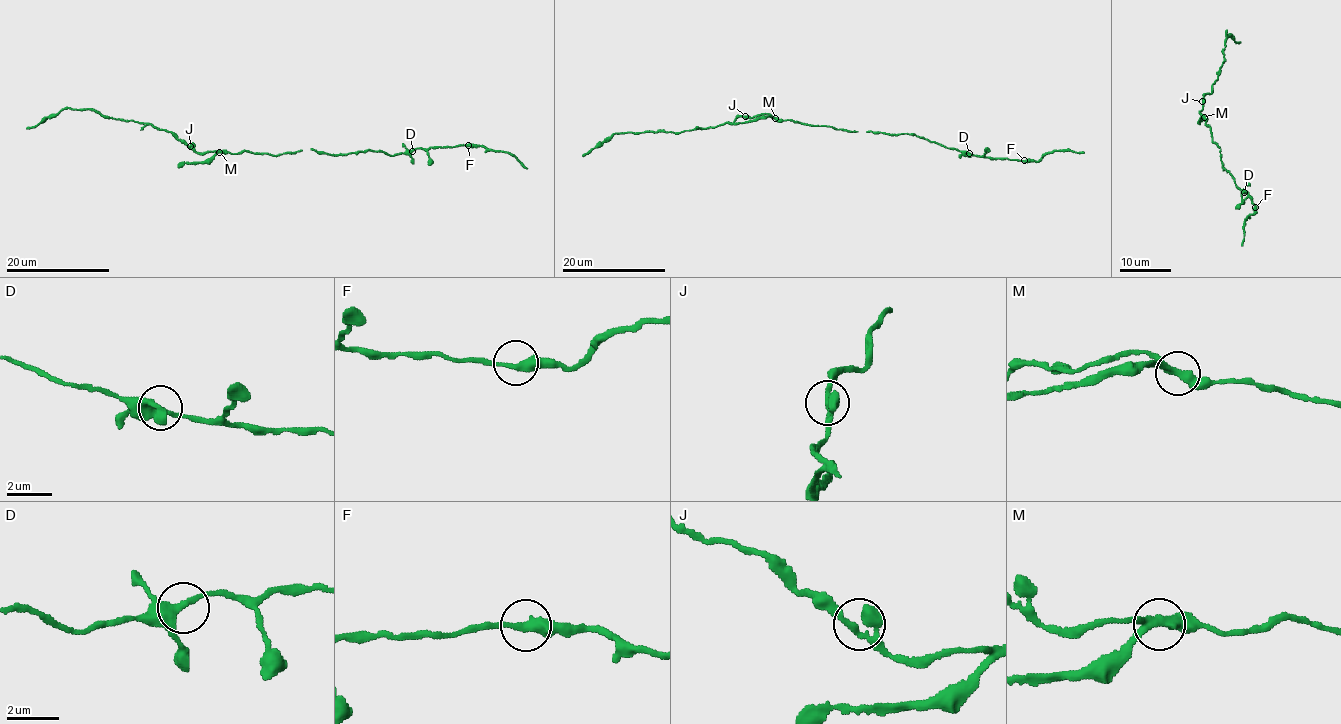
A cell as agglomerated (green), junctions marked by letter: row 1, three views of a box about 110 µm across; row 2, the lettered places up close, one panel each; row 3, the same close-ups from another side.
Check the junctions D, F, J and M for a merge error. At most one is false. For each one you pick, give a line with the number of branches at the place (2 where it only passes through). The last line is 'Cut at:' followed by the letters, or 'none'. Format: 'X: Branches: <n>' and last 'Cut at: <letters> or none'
M: Branches: 3
Cut at: M

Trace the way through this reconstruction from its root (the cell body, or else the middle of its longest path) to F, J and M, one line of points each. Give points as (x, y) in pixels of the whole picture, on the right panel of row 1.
F: (1212, 138), (1220, 147), (1223, 169), (1230, 173), (1237, 188), (1247, 192), (1255, 207)
J: (1212, 138), (1210, 128), (1205, 124), (1206, 119), (1199, 113), (1202, 101)
M: (1212, 138), (1203, 117)

